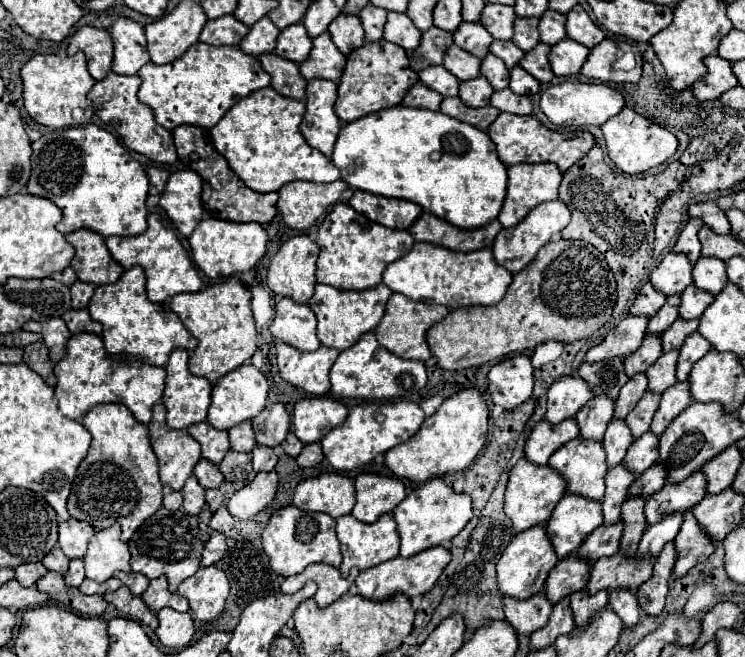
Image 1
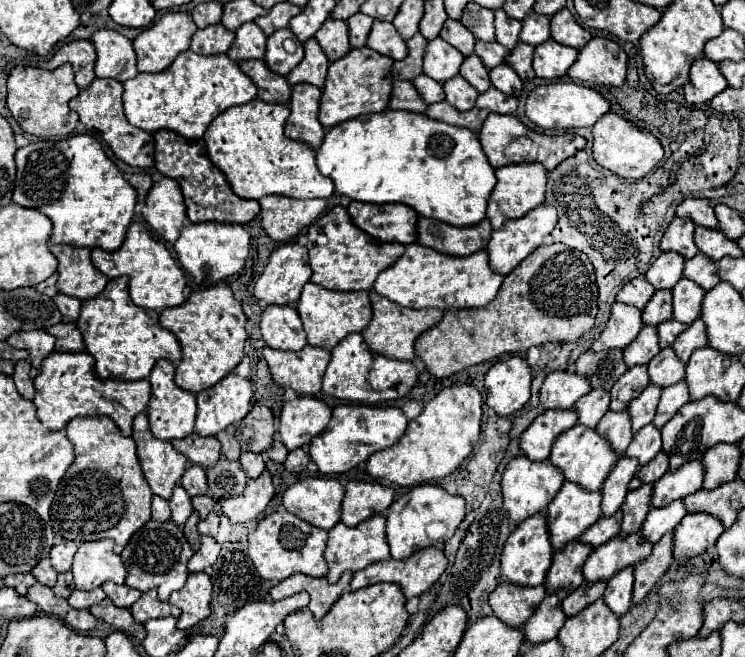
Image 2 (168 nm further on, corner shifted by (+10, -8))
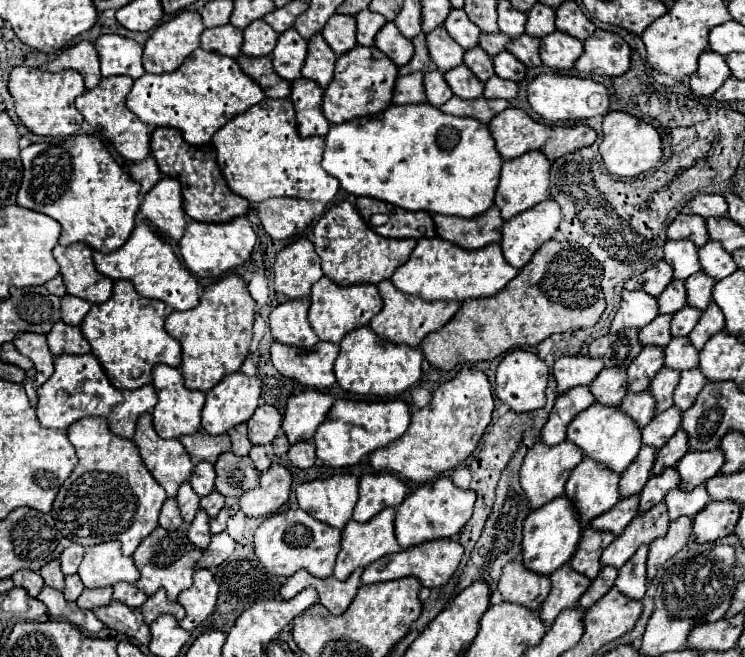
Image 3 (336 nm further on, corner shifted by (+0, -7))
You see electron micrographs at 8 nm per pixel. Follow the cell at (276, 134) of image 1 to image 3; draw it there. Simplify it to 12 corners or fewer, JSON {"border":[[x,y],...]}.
{"border":[[264,99],[212,137],[228,187],[260,203],[330,203],[324,139],[290,99]]}

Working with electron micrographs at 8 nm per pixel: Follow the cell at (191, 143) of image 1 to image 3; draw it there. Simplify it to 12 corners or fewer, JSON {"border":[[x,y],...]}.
{"border":[[156,127],[150,153],[180,181],[194,221],[230,221],[250,205],[232,193],[216,149]]}

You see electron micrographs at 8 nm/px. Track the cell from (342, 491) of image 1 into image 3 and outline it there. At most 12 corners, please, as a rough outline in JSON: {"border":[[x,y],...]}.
{"border":[[358,477],[296,487],[300,509],[342,529],[358,501]]}

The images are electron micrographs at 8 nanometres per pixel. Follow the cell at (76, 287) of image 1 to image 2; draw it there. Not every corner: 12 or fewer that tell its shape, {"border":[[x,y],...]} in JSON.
{"border":[[54,296],[62,322],[74,322],[80,314],[80,300]]}

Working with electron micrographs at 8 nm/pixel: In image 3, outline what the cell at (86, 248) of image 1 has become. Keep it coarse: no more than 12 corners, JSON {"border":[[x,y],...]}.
{"border":[[56,245],[68,295],[108,301],[112,281],[96,271],[88,245]]}

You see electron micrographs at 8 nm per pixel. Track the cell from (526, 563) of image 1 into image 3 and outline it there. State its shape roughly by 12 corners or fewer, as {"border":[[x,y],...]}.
{"border":[[566,495],[528,513],[522,563],[550,575],[572,559],[582,525]]}

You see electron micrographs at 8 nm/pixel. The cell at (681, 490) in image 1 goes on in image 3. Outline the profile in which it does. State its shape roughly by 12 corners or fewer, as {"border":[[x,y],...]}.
{"border":[[722,449],[688,451],[676,465],[688,491],[718,475]]}

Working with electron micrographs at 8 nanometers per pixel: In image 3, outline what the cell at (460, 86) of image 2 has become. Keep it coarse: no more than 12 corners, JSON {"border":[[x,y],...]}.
{"border":[[466,65],[444,73],[460,99],[482,97],[484,83]]}

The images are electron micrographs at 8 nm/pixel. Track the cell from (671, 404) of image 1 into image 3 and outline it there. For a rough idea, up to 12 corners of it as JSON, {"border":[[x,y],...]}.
{"border":[[700,369],[682,371],[674,405],[686,411],[706,385]]}

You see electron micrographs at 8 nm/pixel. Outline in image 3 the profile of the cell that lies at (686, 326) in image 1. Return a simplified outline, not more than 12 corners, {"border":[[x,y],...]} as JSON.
{"border":[[690,305],[672,317],[672,337],[686,337],[702,311]]}

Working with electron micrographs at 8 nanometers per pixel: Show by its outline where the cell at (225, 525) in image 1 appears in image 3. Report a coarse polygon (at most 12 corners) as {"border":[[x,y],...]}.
{"border":[[222,509],[210,519],[210,531],[222,533],[226,529],[228,511]]}

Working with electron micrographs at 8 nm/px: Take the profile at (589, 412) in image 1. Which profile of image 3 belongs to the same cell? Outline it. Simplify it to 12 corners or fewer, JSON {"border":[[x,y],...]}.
{"border":[[604,367],[590,391],[598,403],[620,405],[628,375]]}

